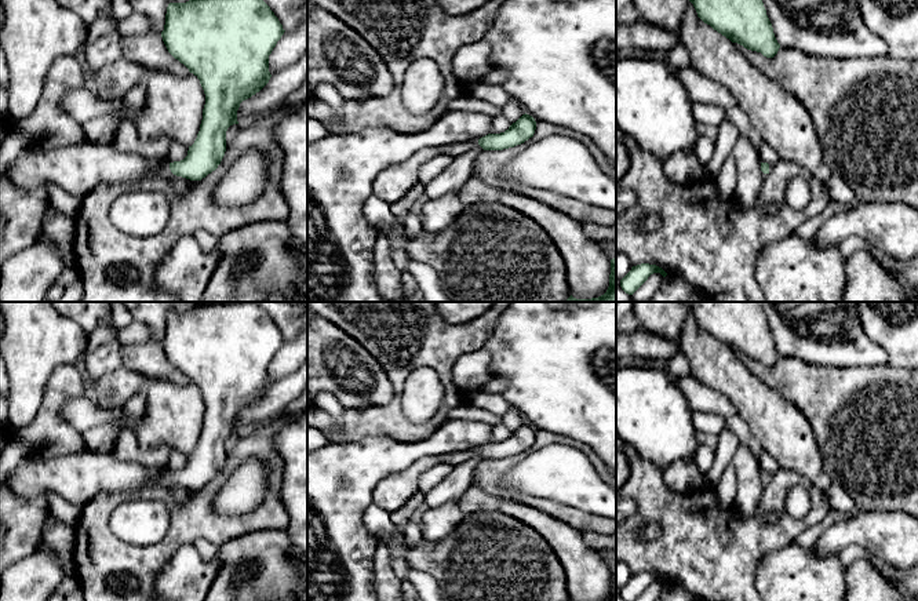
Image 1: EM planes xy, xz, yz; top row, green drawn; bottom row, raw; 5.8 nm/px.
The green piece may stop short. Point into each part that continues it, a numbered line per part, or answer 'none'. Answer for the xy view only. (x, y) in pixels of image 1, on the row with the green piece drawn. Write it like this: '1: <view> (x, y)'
1: xy (164, 172)

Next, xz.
1: xz (452, 149)

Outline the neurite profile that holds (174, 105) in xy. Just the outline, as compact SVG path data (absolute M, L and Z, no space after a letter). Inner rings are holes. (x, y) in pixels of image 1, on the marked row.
M149 70L143 83L146 103L135 121L141 141L168 135L174 142L192 146L200 131L205 105L205 94L197 76Z

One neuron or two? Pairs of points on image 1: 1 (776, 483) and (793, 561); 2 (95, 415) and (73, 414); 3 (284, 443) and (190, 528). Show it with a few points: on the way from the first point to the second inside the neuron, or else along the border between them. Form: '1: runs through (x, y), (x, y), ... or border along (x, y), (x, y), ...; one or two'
1: border along (793, 542), (767, 553), (761, 558); two
2: runs through (90, 415), (79, 414); one
3: border along (291, 421), (287, 421), (273, 437), (281, 465); two

